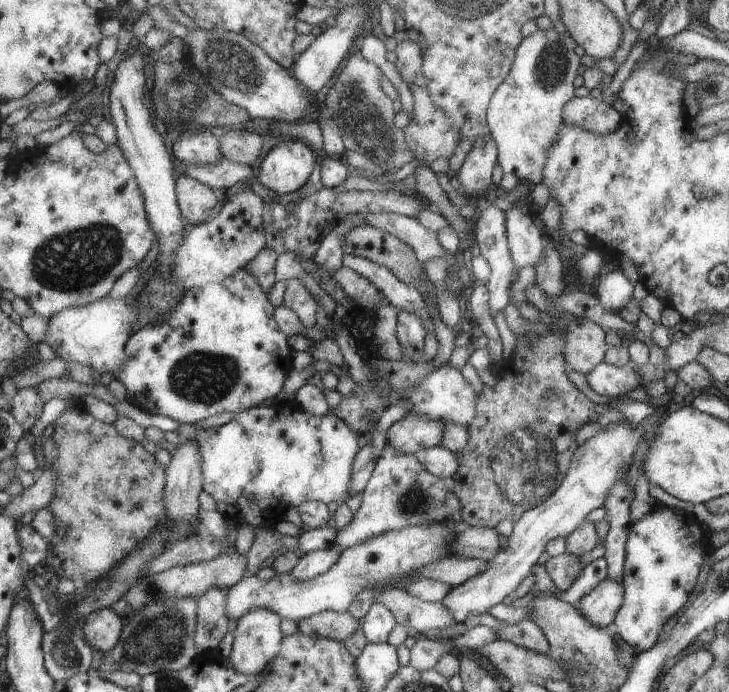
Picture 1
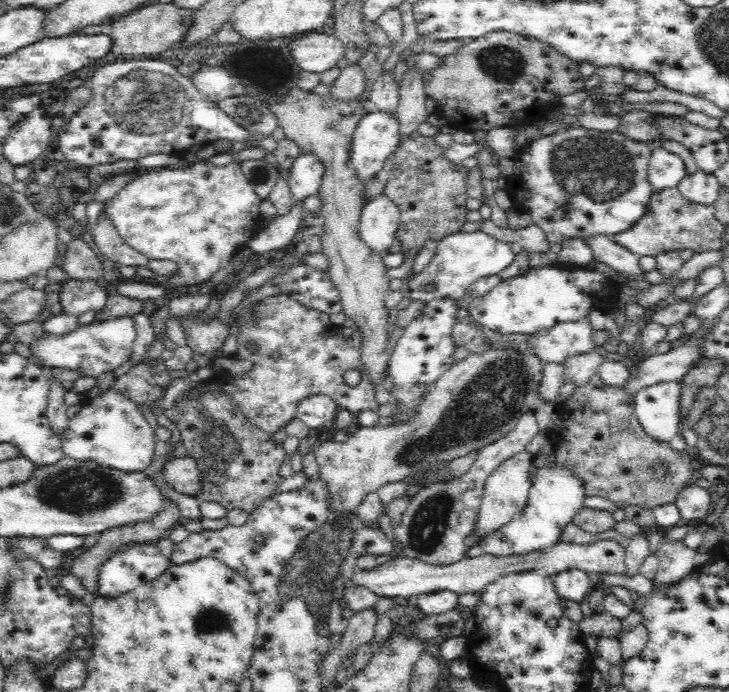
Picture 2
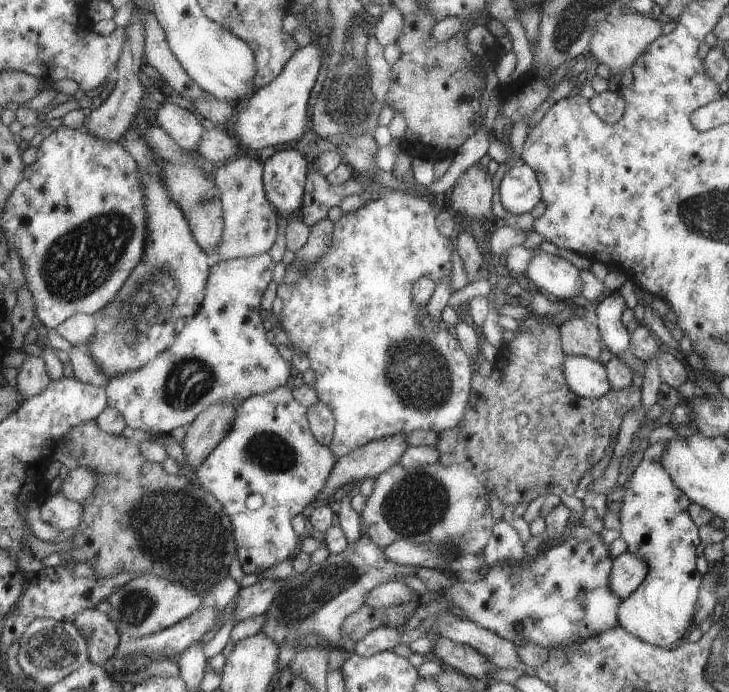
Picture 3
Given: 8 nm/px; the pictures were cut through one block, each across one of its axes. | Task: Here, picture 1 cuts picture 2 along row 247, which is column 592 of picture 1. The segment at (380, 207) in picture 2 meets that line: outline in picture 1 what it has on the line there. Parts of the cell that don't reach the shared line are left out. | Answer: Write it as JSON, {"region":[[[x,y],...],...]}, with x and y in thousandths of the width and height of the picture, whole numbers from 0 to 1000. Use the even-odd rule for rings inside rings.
{"region":[[[826,523],[804,540],[804,551],[818,569],[845,574],[882,555],[871,529],[864,525],[859,530],[845,530]]]}

